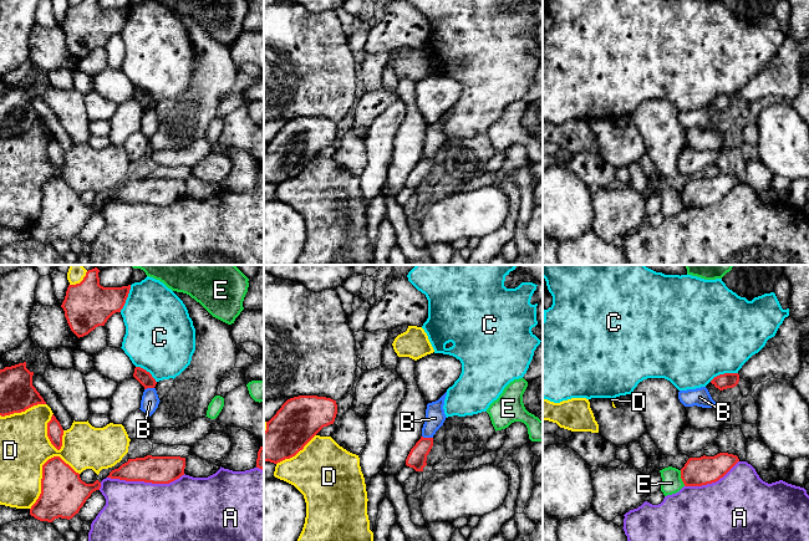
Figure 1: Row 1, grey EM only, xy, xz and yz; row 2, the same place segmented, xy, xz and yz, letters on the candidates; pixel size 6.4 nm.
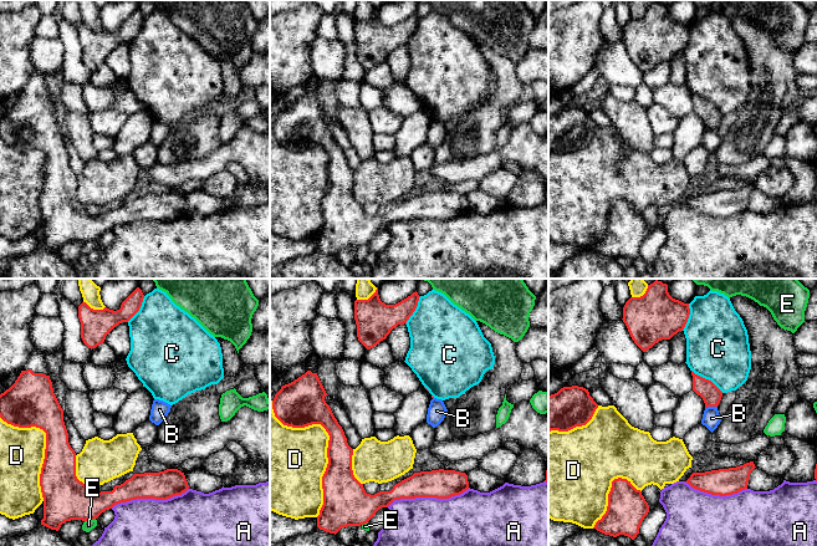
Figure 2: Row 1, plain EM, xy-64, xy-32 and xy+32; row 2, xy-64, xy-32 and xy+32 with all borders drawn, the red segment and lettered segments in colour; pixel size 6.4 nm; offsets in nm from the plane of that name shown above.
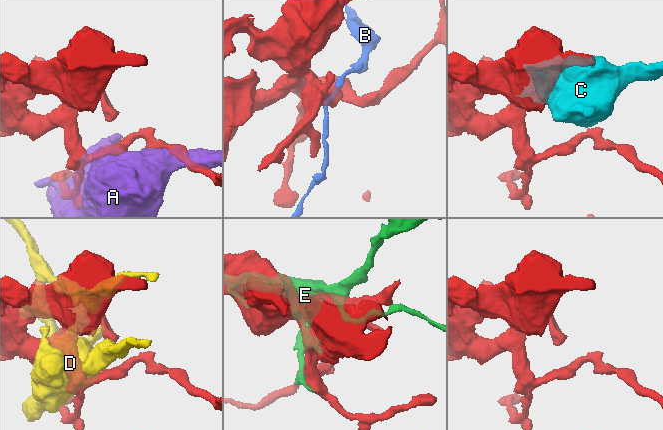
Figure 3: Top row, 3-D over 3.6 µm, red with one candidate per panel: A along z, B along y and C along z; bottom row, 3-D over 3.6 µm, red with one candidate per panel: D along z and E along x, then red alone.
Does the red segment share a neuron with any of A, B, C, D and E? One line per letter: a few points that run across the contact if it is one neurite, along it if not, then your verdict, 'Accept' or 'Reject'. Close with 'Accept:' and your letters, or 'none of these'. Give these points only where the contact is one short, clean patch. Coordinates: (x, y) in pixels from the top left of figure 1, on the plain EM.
A: Reject
B: Reject
C: Reject
D: Reject
E: Reject
Accept: none of these

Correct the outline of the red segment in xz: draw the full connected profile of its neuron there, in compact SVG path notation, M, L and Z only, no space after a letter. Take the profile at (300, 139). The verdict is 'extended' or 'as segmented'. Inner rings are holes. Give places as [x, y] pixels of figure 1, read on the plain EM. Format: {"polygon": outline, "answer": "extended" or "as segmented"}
{"polygon": "M317 117L288 121L266 143L264 184L278 185L295 178L324 149L334 146L336 122Z", "answer": "as segmented"}

